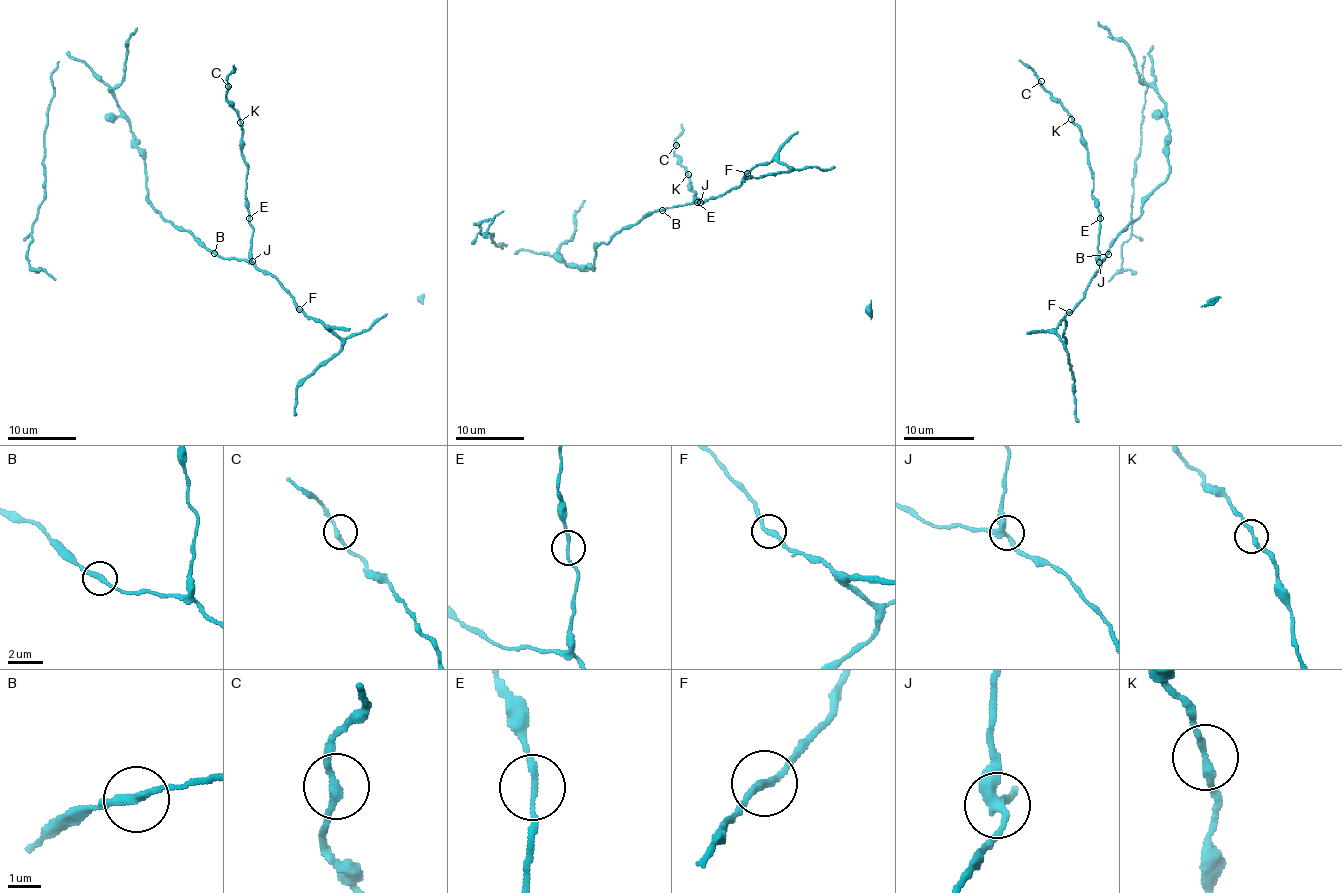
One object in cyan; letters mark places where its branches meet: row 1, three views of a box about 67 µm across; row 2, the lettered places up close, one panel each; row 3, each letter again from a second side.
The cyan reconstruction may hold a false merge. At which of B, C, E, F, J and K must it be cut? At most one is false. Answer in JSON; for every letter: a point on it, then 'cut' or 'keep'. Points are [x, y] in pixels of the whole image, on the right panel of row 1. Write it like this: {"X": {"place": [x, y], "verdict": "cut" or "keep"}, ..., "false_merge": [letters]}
{"B": {"place": [1108, 254], "verdict": "keep"}, "C": {"place": [1041, 81], "verdict": "keep"}, "E": {"place": [1100, 218], "verdict": "keep"}, "F": {"place": [1069, 312], "verdict": "keep"}, "J": {"place": [1099, 262], "verdict": "keep"}, "K": {"place": [1071, 119], "verdict": "keep"}, "false_merge": []}

